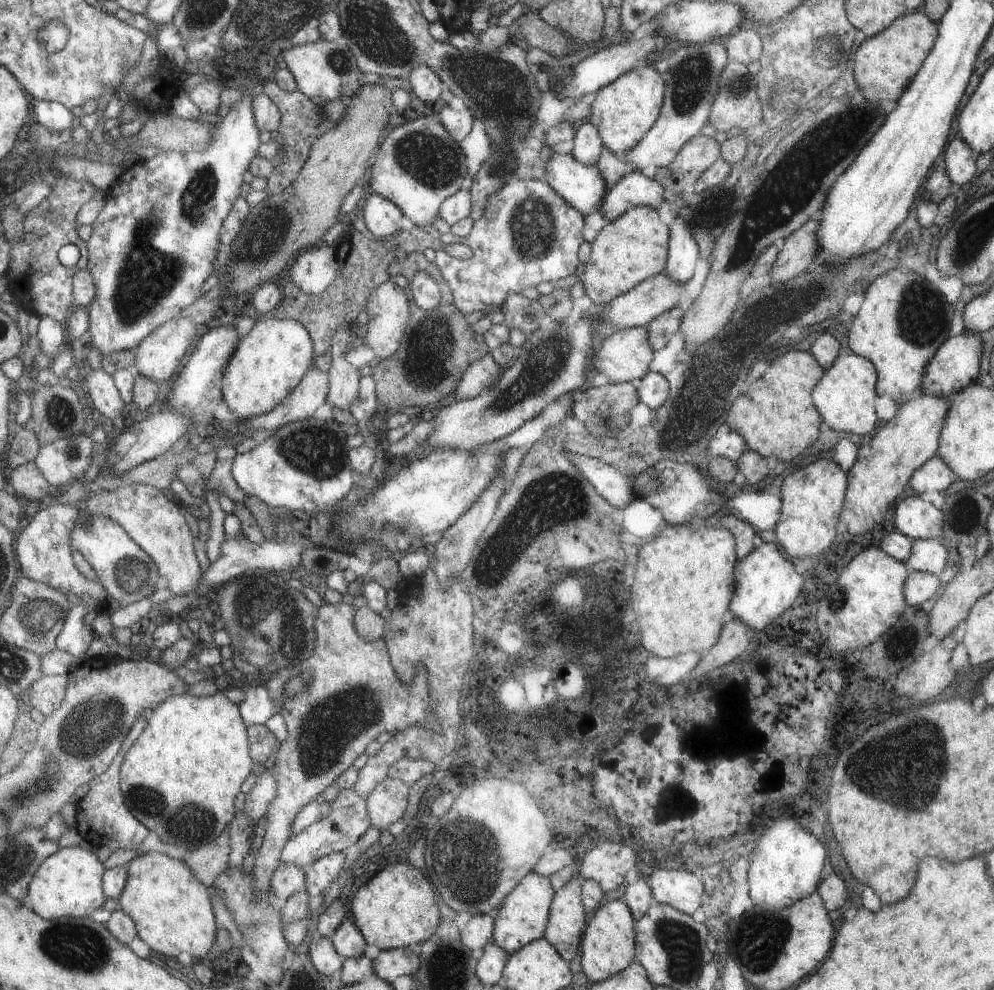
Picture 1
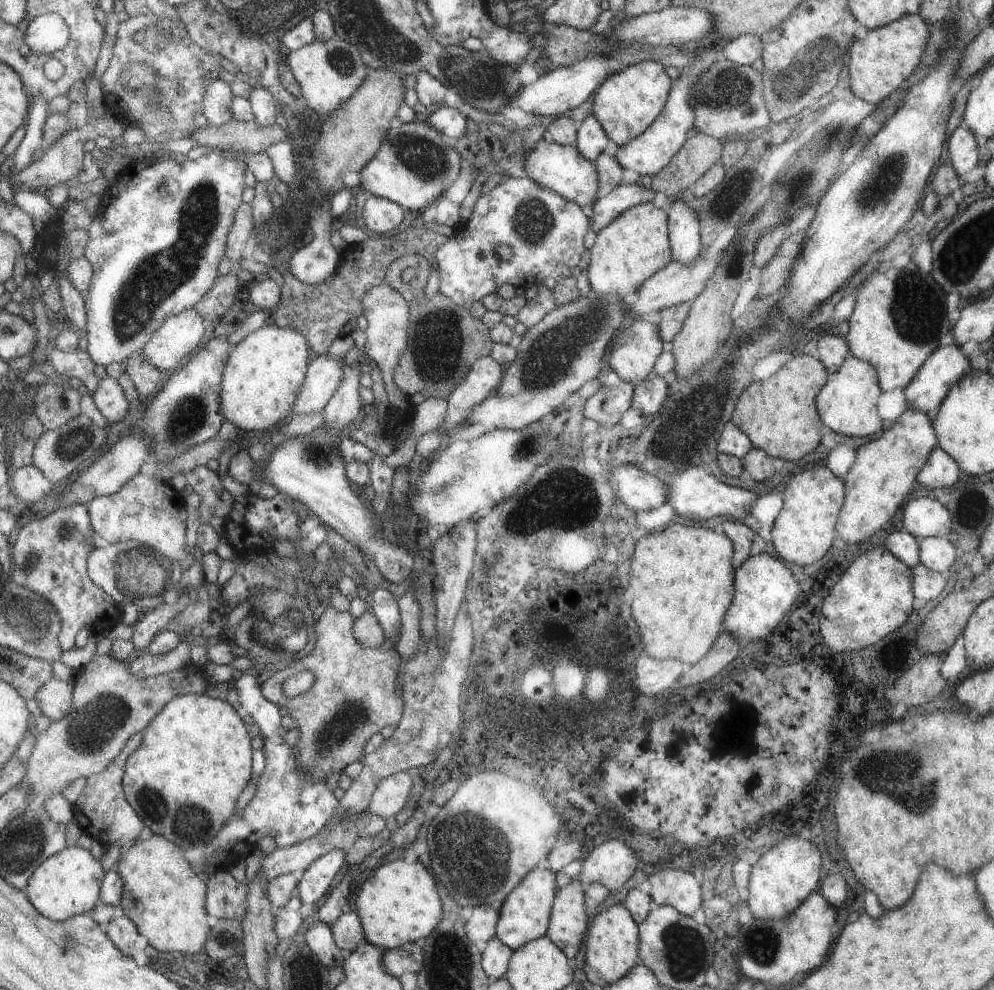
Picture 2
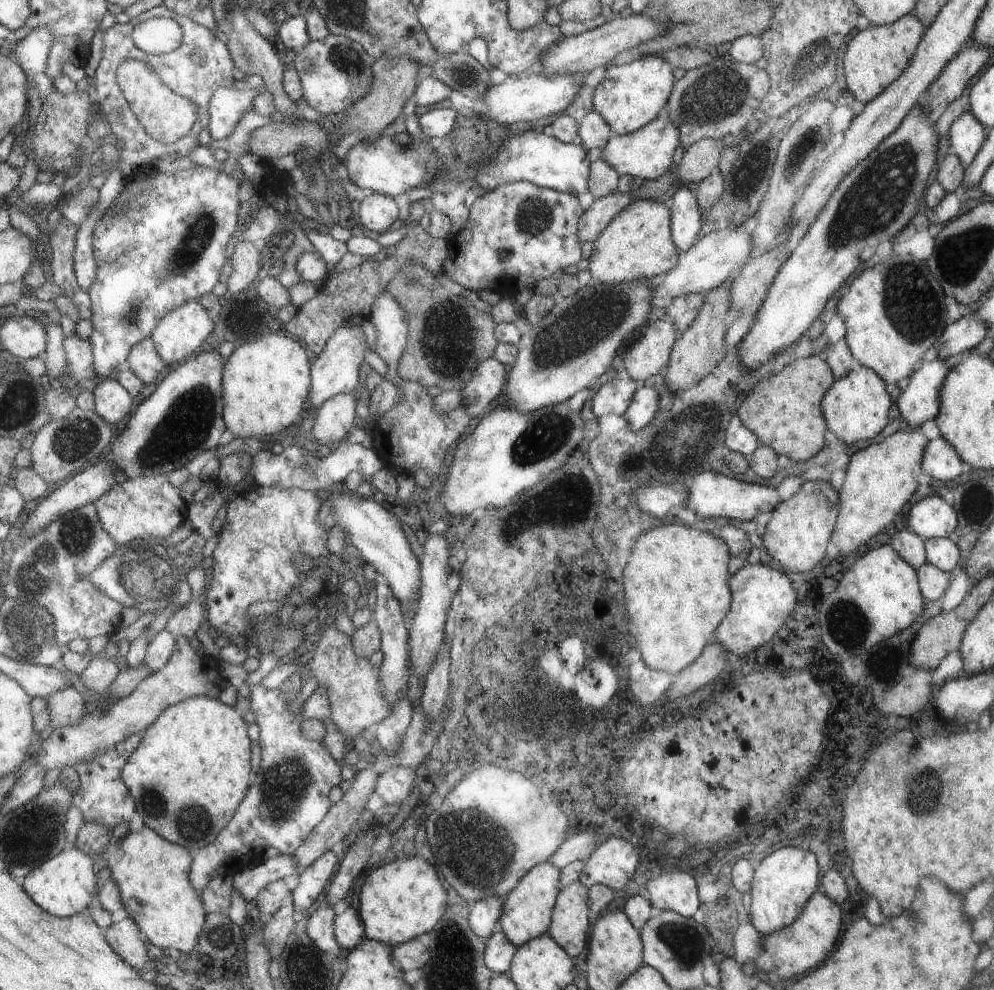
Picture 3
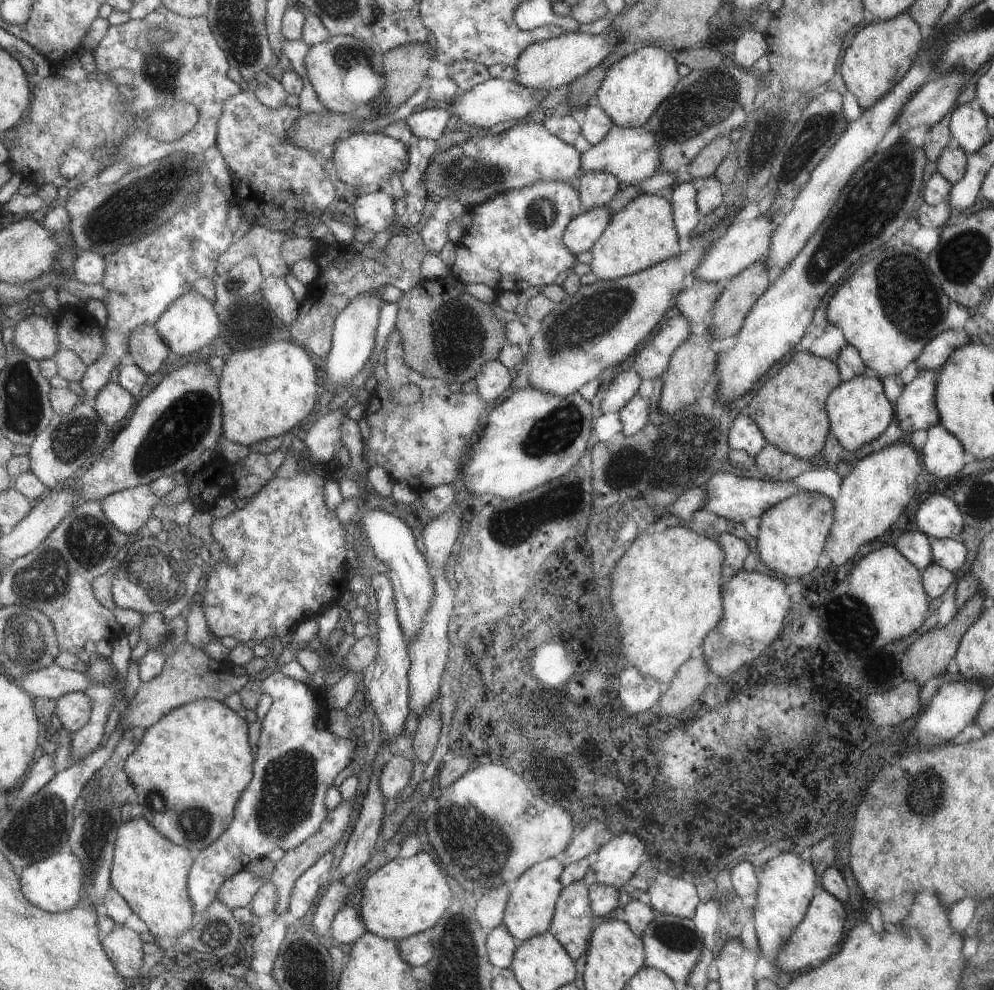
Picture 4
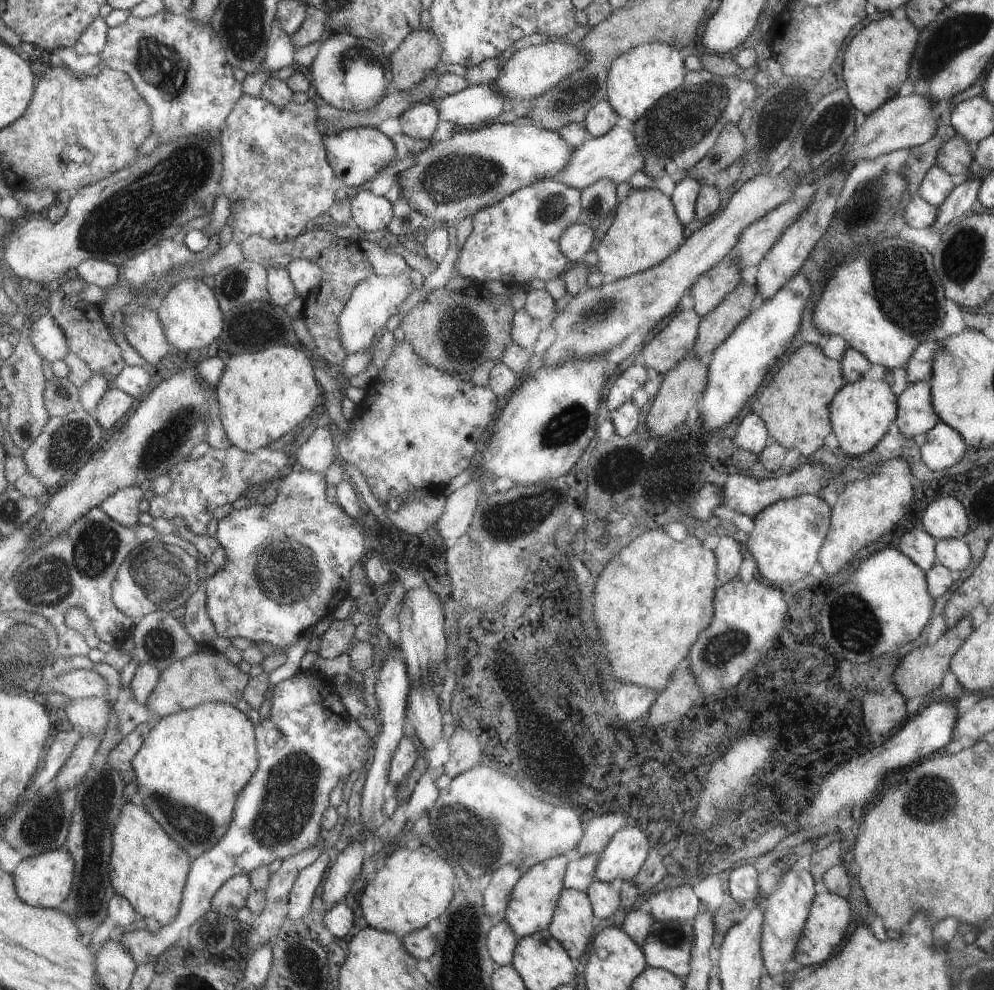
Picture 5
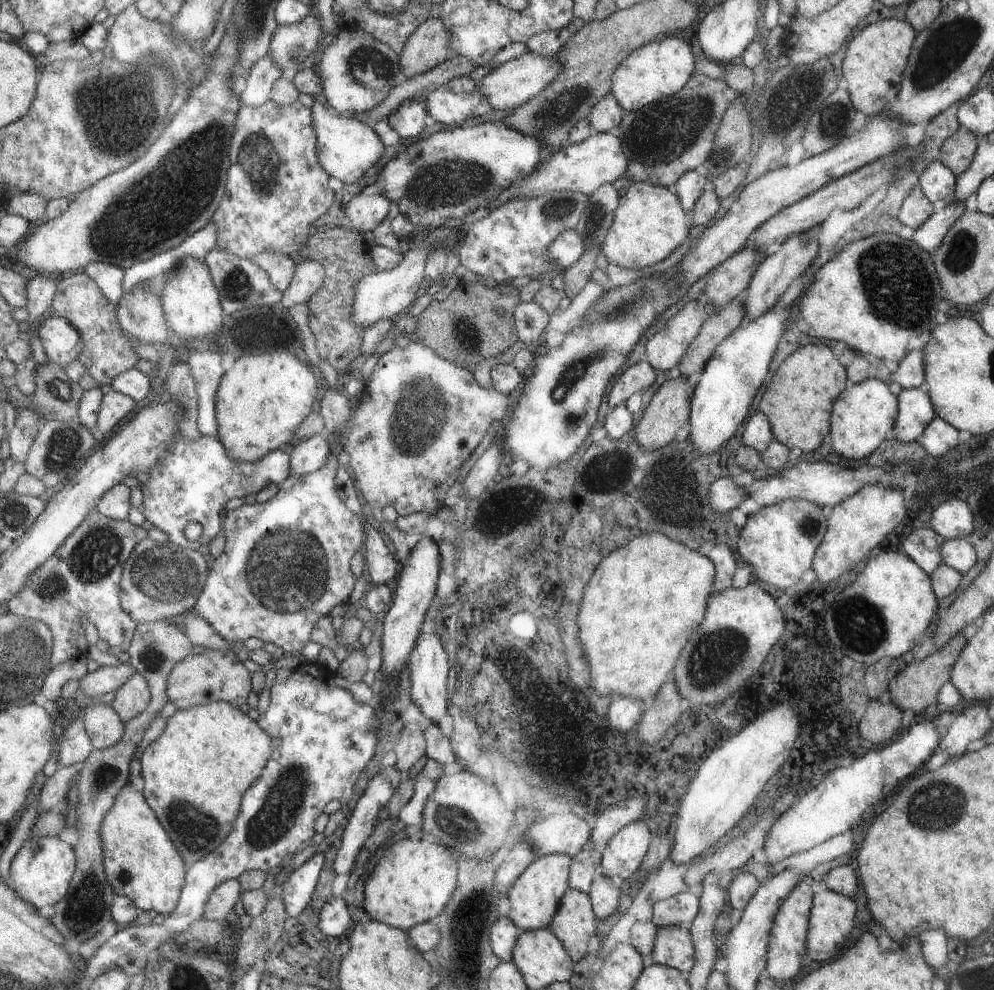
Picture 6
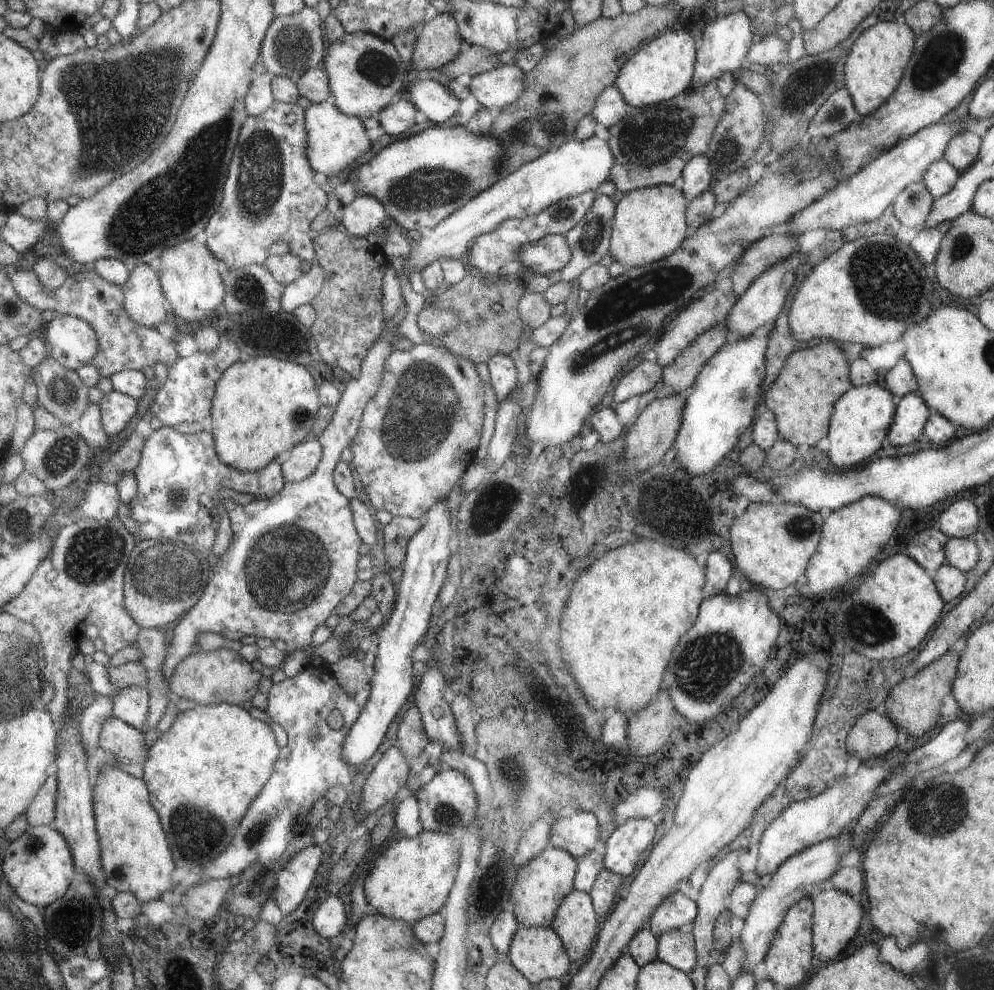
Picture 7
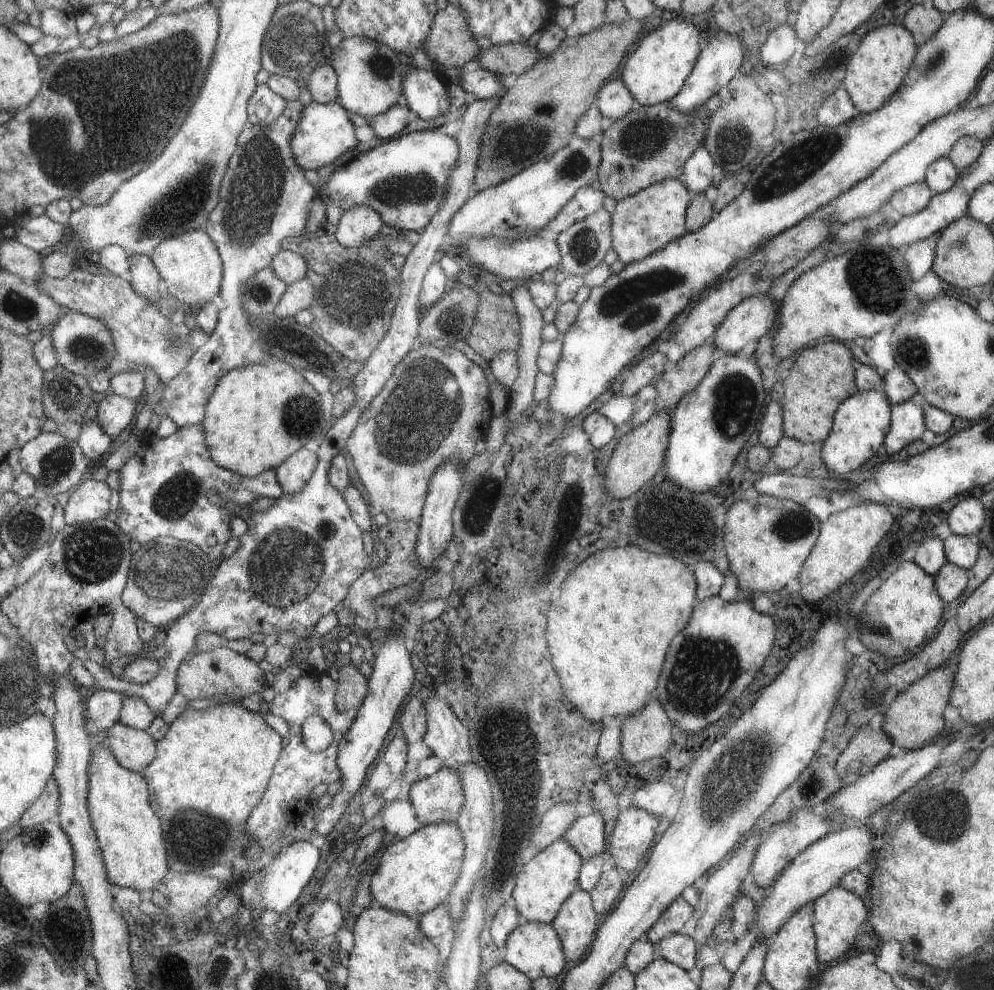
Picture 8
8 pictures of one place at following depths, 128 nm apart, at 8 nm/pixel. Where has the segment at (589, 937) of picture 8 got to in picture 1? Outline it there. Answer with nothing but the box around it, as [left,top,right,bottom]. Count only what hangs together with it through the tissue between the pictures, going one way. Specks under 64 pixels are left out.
[542,874,588,961]

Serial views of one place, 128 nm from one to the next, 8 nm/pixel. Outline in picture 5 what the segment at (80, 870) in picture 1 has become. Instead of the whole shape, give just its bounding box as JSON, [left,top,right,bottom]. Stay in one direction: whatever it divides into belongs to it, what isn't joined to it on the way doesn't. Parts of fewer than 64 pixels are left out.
[12,847,76,909]

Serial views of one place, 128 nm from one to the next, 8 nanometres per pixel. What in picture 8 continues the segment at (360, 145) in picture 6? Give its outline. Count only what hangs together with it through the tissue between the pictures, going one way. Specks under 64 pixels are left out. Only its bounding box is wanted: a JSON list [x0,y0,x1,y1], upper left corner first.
[291,101,359,171]

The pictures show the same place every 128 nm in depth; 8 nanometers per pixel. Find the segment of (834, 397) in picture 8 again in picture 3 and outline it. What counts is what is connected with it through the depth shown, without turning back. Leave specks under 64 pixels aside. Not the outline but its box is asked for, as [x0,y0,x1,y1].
[737,355,834,461]

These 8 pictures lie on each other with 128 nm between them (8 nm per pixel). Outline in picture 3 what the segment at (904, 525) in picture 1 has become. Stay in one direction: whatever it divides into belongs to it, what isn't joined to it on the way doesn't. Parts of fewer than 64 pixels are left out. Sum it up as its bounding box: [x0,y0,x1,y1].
[907,496,955,539]

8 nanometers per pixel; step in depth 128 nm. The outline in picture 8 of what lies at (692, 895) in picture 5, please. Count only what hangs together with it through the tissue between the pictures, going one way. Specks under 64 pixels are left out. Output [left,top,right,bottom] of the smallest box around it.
[645,895,694,945]

